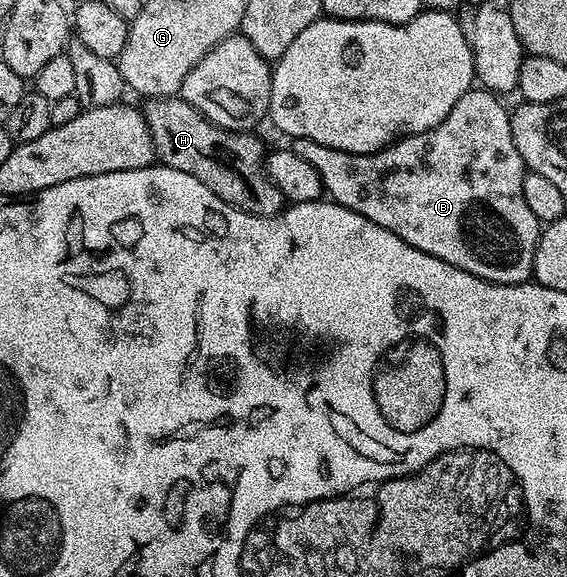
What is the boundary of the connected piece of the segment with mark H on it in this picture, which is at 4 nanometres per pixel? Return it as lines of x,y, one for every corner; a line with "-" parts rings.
155,98
150,101
148,108
142,109
144,119
149,126
149,134
153,138
153,146
158,163
165,168
181,170
185,174
193,174
197,182
205,182
217,198
234,208
240,208
254,216
275,216
282,212
285,201
281,190
267,176
265,167
265,147
251,132
226,132
221,126
207,120
196,108
189,106
189,102
178,98

